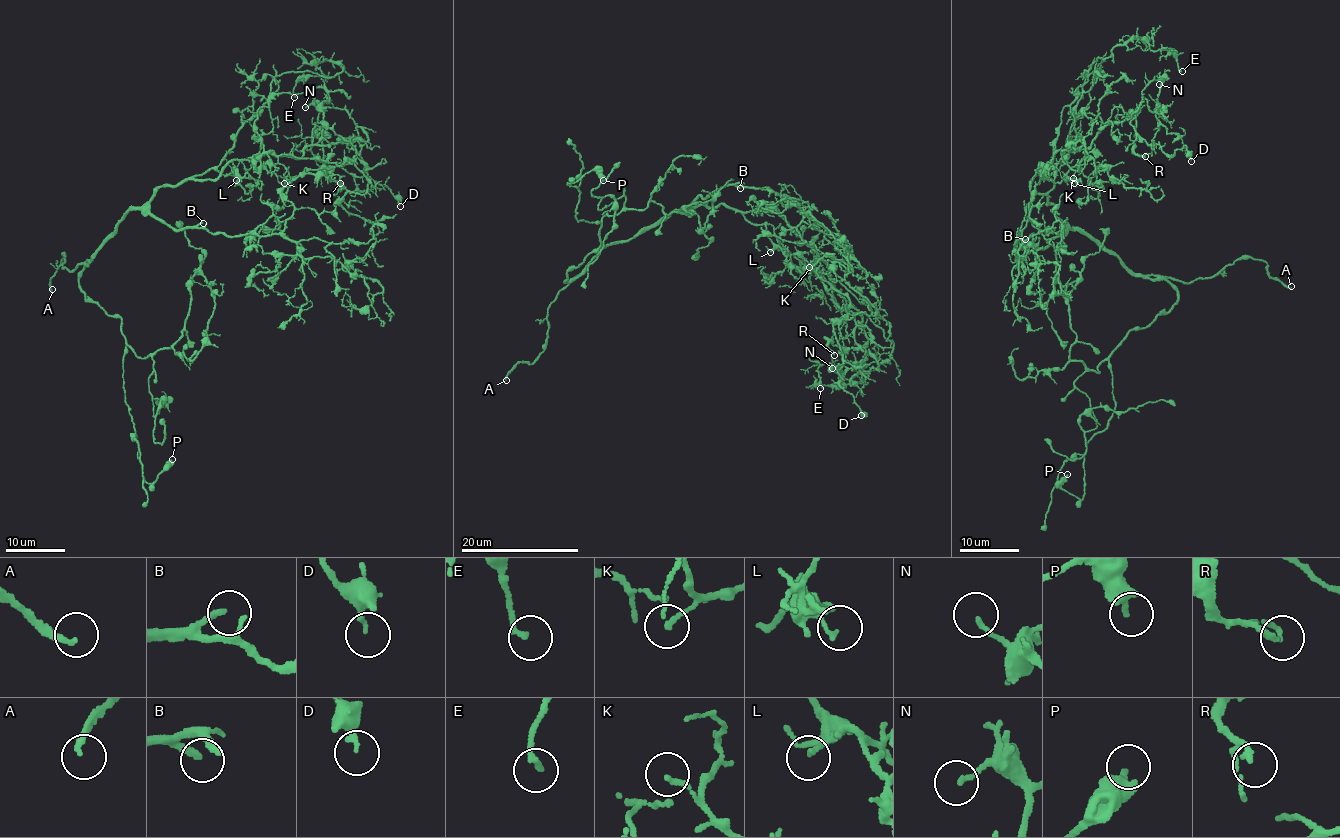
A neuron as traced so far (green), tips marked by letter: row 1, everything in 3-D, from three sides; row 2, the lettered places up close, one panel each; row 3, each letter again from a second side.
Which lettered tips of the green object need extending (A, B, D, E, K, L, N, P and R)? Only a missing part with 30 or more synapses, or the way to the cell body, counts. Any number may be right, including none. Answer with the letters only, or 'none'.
A, B

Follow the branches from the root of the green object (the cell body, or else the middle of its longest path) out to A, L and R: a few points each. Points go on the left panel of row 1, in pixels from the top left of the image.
A: (123, 214), (90, 258), (68, 271), (62, 267), (64, 255), (51, 278), (52, 289)
L: (123, 214), (131, 209), (146, 208), (162, 185), (175, 185), (208, 169), (234, 174), (236, 180)
R: (123, 214), (234, 160), (298, 158), (314, 125), (324, 171), (340, 183)

